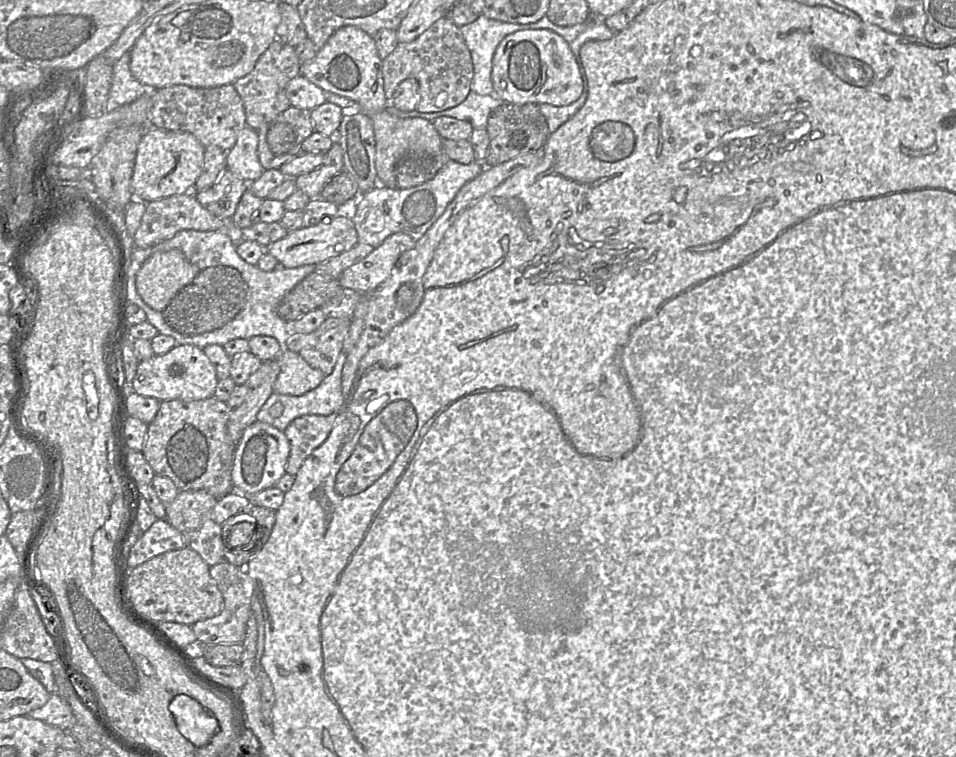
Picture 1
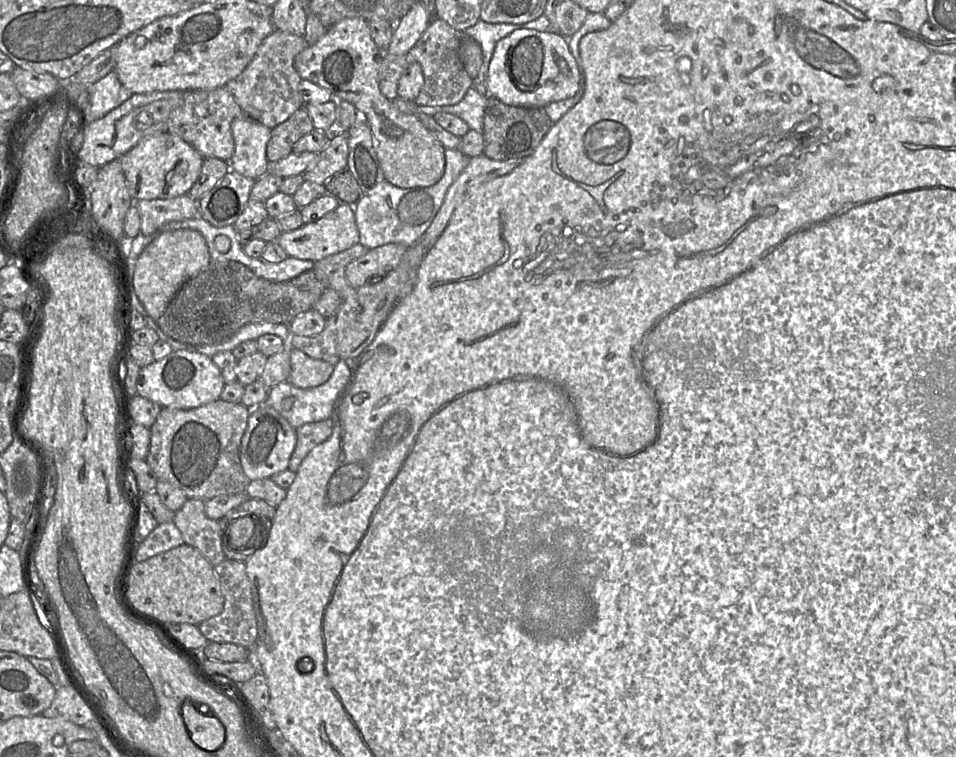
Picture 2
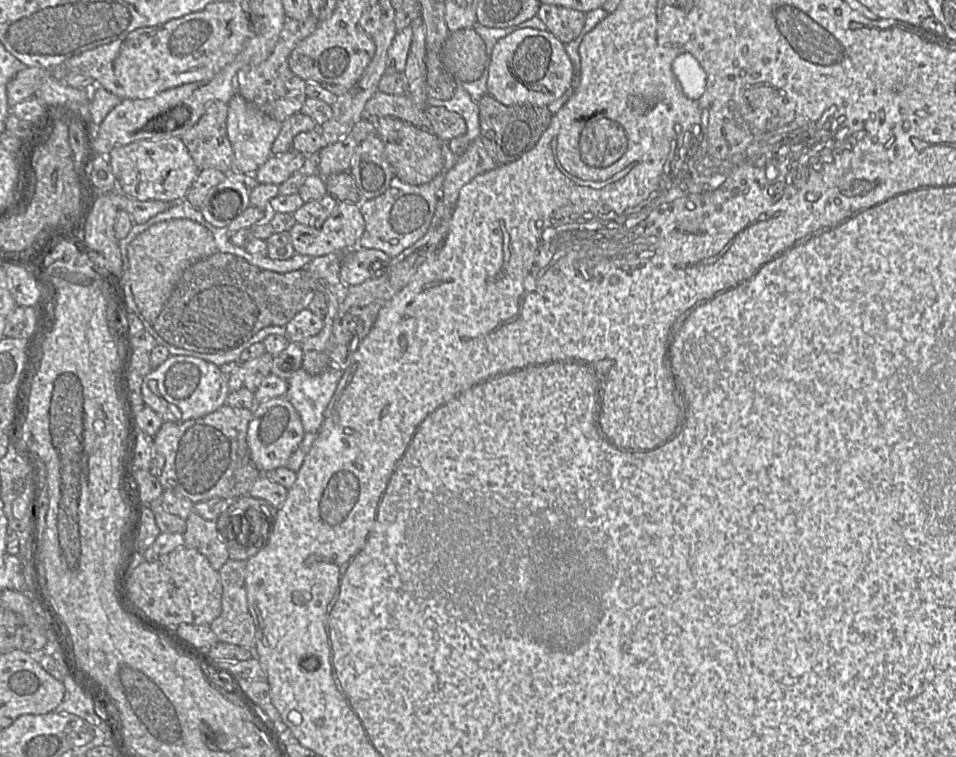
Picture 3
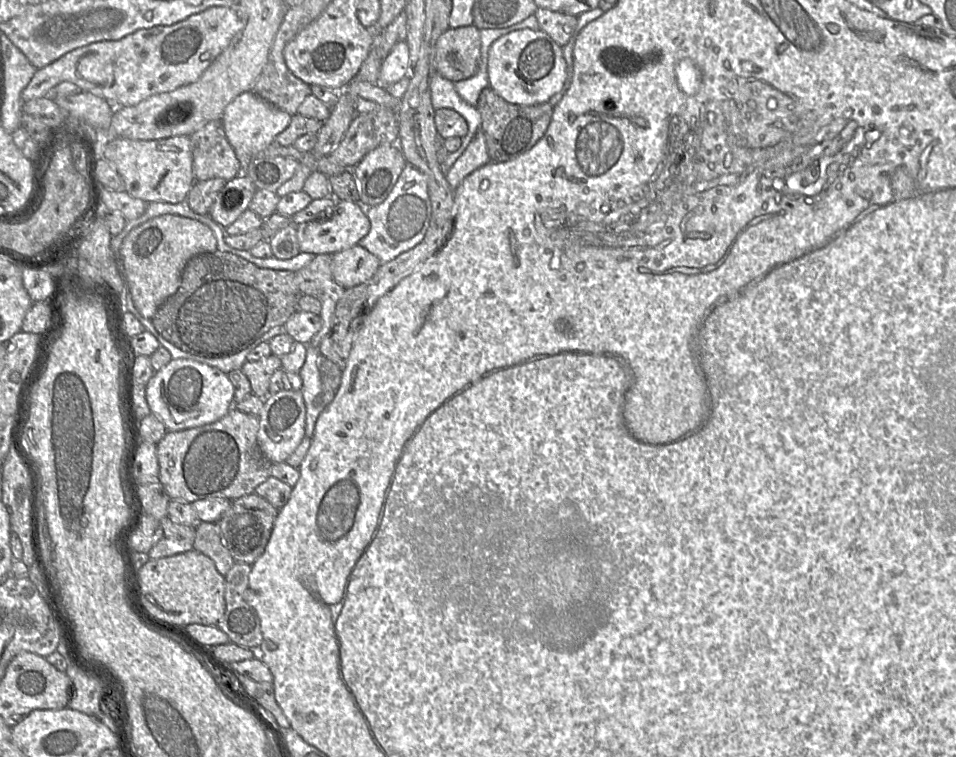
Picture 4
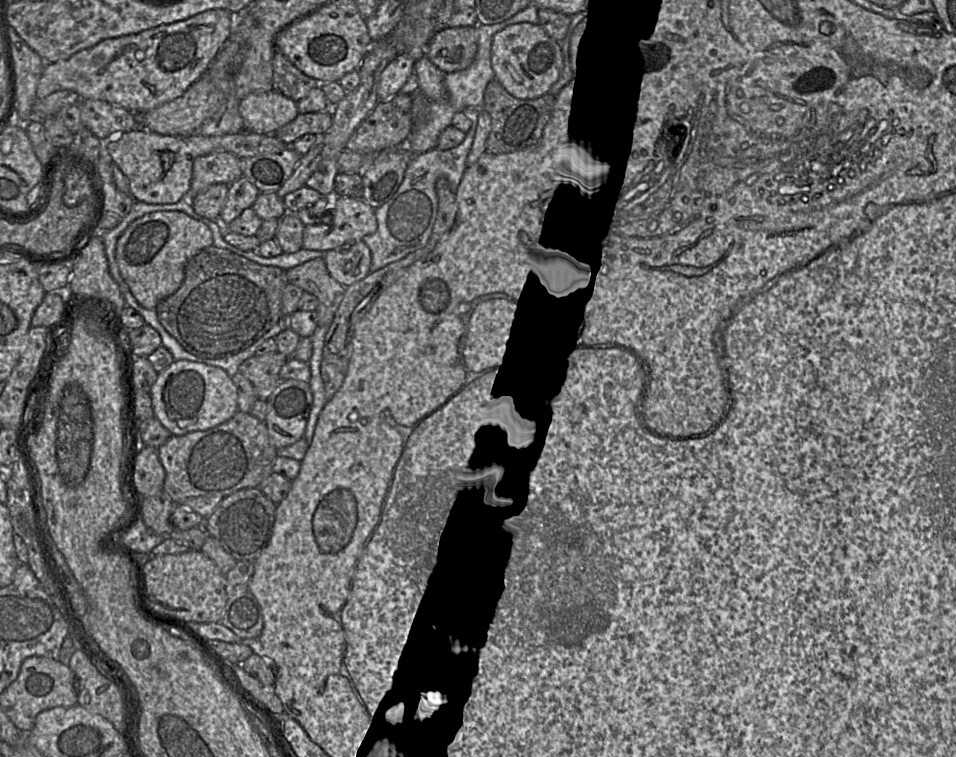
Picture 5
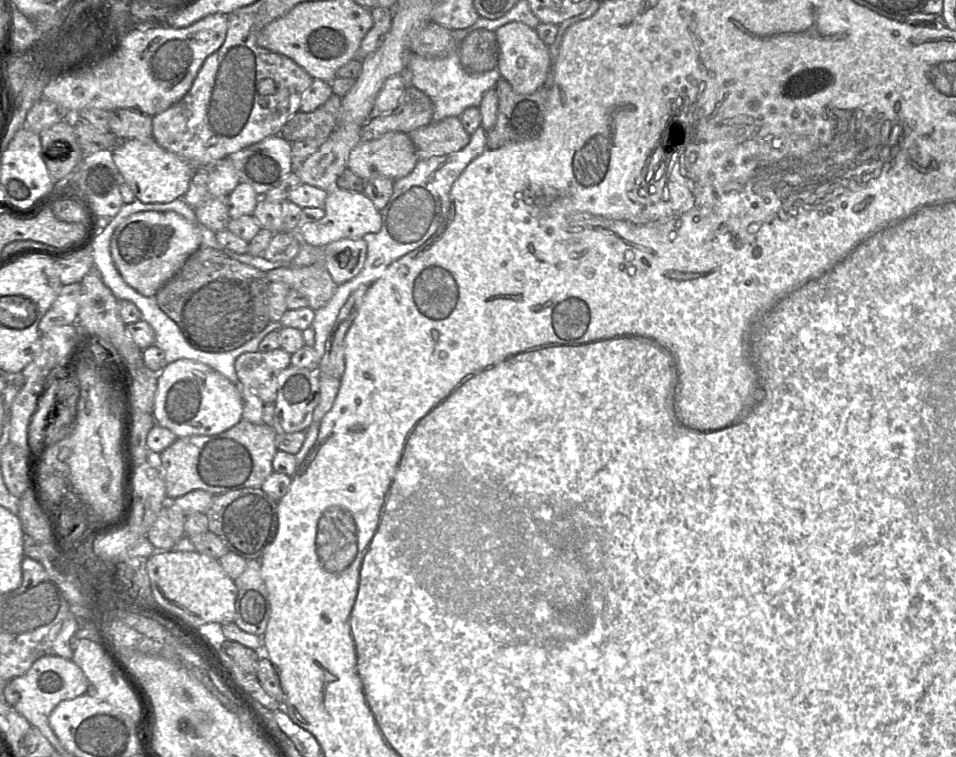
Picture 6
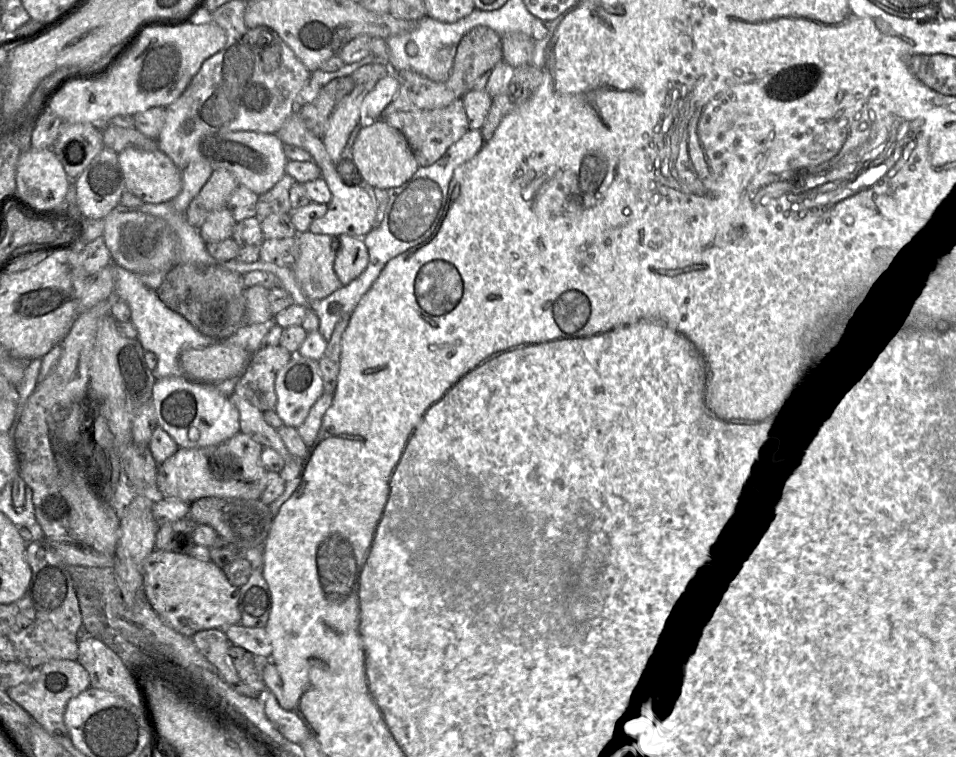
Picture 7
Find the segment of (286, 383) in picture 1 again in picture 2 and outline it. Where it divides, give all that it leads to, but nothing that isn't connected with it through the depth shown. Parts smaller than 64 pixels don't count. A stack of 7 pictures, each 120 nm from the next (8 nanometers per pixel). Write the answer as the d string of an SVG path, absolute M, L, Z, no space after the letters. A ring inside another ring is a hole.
M296 348L291 349L290 367L286 381L301 389L313 388L326 383L334 370L332 364L311 358Z

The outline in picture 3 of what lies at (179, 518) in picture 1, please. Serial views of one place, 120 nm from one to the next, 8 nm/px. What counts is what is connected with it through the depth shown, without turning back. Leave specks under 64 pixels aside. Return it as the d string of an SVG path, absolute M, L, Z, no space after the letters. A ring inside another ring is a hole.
M192 511L186 519L183 536L185 546L195 548L205 555L218 572L230 559L227 546L218 531L217 521L206 520Z

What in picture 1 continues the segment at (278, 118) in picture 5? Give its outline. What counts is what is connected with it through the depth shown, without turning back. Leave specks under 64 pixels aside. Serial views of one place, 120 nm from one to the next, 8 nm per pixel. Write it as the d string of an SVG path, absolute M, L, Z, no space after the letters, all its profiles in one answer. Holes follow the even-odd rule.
M246 126L226 154L226 168L249 184L257 180L265 170L259 162L257 147L256 130Z

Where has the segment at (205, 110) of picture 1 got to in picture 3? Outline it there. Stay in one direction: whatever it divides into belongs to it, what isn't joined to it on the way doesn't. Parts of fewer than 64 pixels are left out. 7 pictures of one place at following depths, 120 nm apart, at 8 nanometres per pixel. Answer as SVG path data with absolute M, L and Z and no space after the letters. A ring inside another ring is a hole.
M213 101L198 122L181 139L199 170L217 169L225 174L234 169L234 152L227 135L228 103Z

